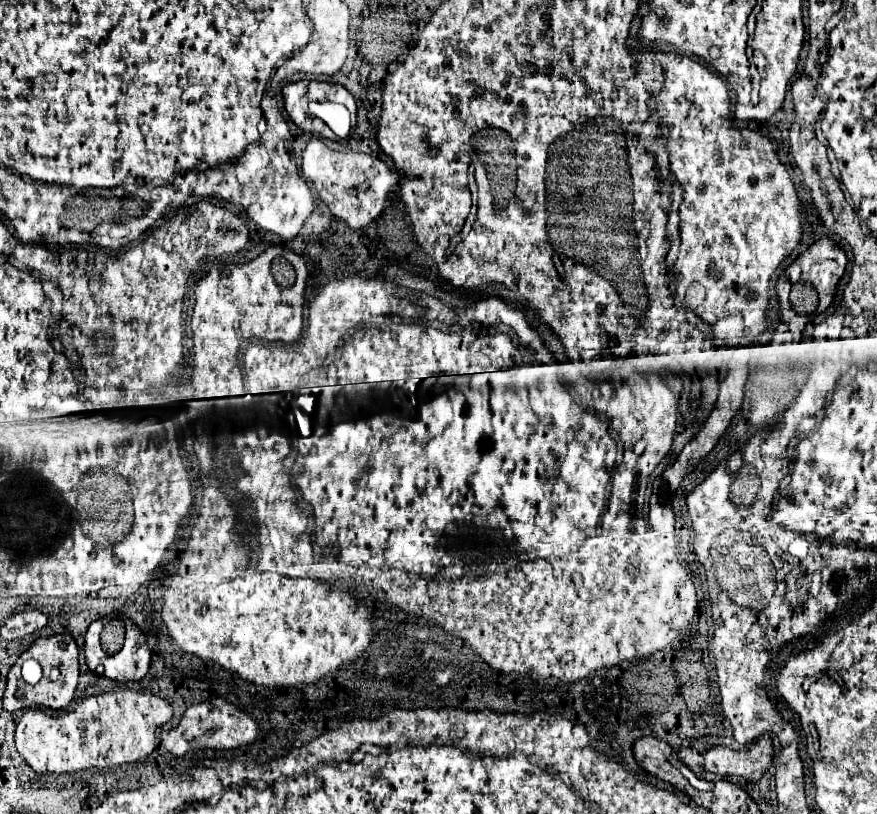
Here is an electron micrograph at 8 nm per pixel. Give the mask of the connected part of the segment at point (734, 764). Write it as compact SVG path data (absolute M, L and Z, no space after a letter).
M763 734L749 748L733 750L729 746L713 746L705 754L705 770L719 778L743 778L759 780L773 762L773 742L769 734Z

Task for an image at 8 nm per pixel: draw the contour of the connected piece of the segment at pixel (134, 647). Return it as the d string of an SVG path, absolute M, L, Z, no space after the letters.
M123 616L125 622L125 644L117 654L111 654L105 658L105 678L115 682L129 682L129 680L141 680L151 662L151 652L145 644L143 632Z

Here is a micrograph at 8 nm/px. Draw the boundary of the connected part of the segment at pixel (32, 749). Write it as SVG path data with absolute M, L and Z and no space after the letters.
M120 688L85 698L75 710L65 710L55 716L43 710L27 710L17 724L15 746L39 774L79 772L91 766L121 766L147 758L155 750L155 730L169 722L172 716L172 707L165 700Z

